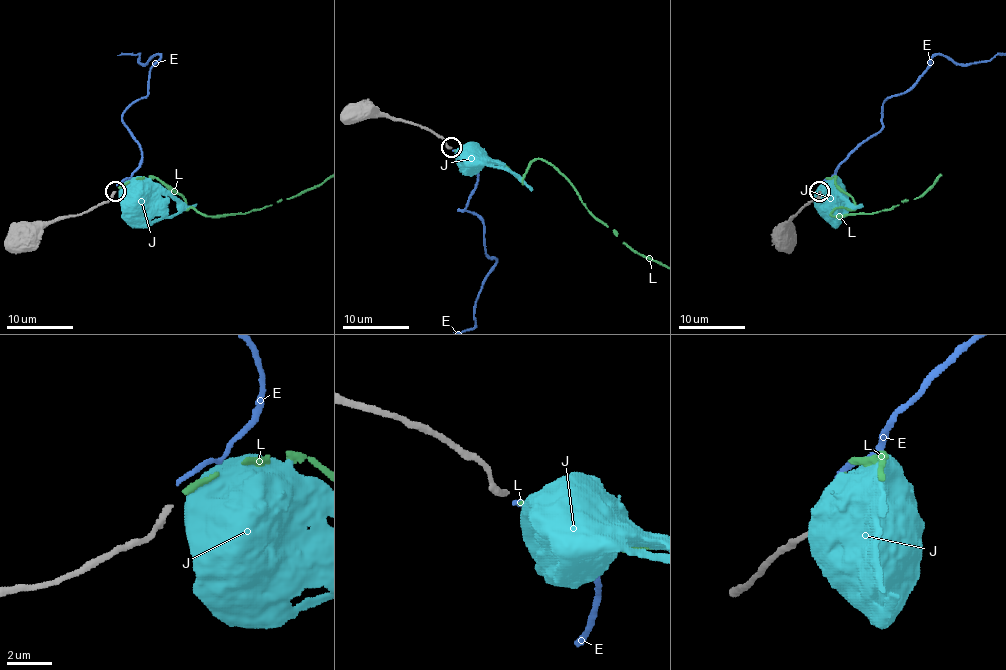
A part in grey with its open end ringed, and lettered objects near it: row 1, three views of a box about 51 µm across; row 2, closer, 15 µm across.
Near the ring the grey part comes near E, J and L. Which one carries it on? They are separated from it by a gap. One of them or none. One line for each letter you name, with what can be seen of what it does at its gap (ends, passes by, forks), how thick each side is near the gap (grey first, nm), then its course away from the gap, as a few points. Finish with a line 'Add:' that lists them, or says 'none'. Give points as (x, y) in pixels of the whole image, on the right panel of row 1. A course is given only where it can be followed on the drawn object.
L: It ends there. Thickness 240 nm (grey) against 240 nm
Add: L

